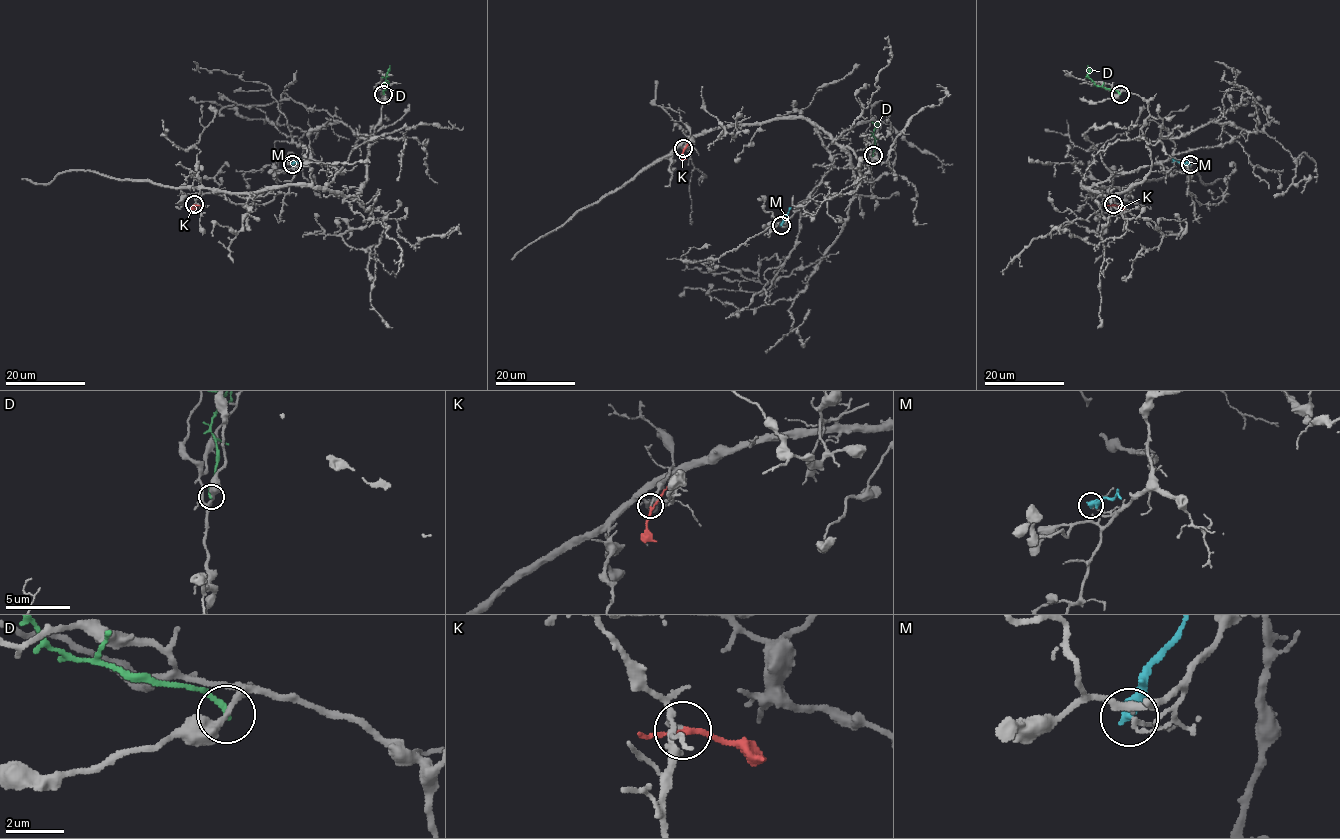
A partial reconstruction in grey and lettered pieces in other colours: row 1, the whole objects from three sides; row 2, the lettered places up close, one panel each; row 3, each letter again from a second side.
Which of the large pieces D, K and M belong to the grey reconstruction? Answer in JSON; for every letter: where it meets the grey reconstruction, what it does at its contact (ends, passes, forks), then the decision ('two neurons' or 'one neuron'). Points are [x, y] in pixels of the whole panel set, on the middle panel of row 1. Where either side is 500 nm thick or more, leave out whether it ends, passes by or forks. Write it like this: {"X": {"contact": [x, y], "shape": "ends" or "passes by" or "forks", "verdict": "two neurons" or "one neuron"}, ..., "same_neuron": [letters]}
{"D": {"contact": [873, 155], "shape": "ends", "verdict": "two neurons"}, "K": {"contact": [683, 148], "shape": "passes by", "verdict": "one neuron"}, "M": {"contact": [781, 225], "shape": "ends", "verdict": "two neurons"}, "same_neuron": ["K"]}

